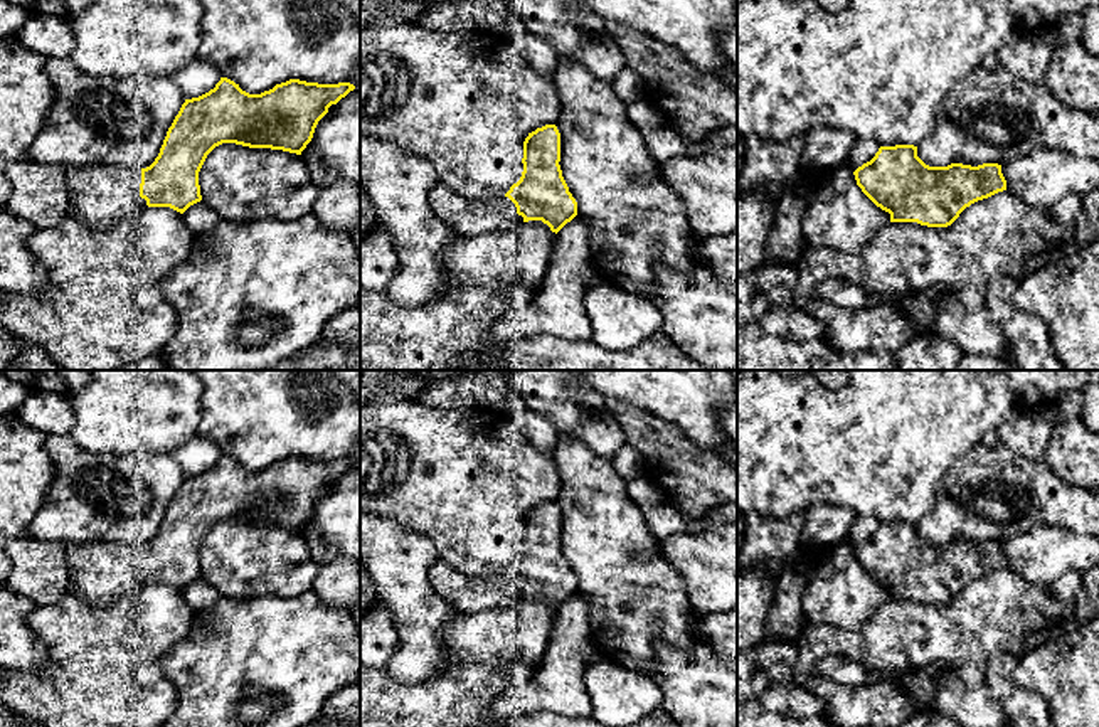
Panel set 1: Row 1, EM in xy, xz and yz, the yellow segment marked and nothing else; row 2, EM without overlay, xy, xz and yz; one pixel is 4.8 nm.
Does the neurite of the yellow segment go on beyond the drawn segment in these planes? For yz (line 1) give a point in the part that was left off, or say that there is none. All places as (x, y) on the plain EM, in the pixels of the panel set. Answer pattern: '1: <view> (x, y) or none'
1: none

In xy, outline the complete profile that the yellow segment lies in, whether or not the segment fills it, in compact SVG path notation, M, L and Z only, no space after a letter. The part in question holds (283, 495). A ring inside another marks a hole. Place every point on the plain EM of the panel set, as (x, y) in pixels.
M220 454L209 470L185 476L150 544L67 544L67 592L104 608L146 582L183 591L202 577L199 549L215 523L236 520L301 532L328 485L353 466L350 459L289 456L249 471Z

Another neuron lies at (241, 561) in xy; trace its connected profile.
M222 520L207 532L199 562L202 579L220 597L236 599L301 596L320 569L300 532L236 520Z

